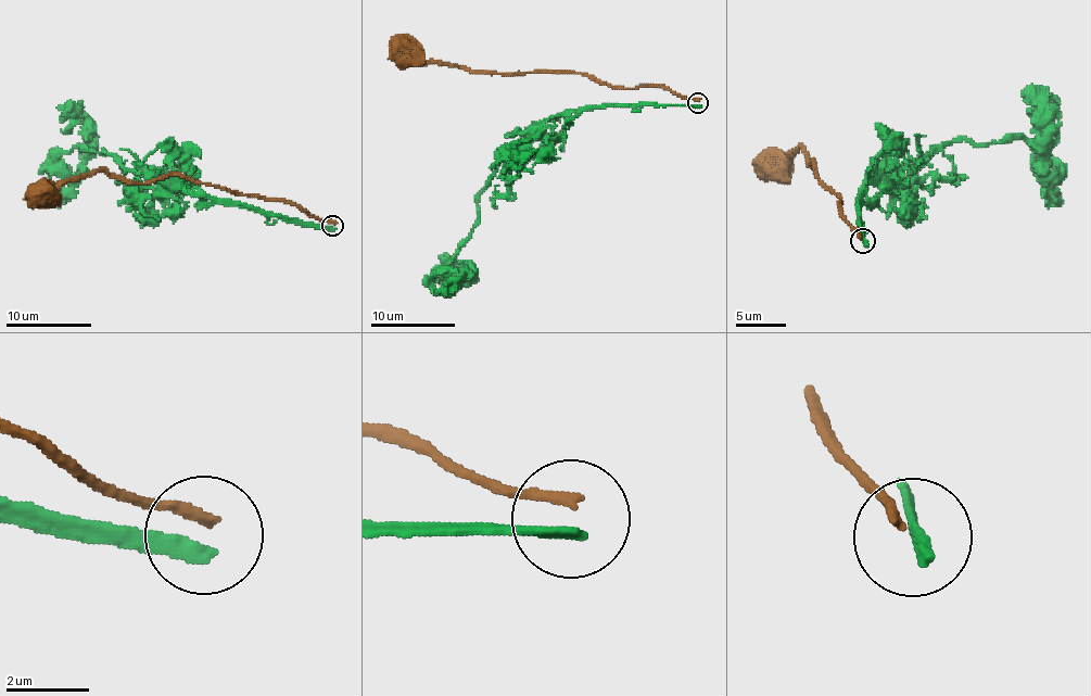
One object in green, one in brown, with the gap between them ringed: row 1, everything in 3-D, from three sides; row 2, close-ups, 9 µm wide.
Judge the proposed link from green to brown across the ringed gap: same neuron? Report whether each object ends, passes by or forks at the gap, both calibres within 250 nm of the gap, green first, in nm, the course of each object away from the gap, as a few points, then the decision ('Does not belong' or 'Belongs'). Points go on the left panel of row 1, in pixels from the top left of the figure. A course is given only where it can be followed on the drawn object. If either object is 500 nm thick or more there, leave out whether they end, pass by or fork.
At the ring green ends. At the ring brown ends. Thickness 360 nm (green) against 260 nm. Course of green: (332, 226), (191, 197), (103, 150), (66, 151), (70, 175), (91, 153), (89, 123), (78, 118), (68, 133). Course of brown: (334, 225), (287, 200), (237, 194), (180, 175), (128, 184), (90, 172), (42, 185), (42, 190). Does not belong

